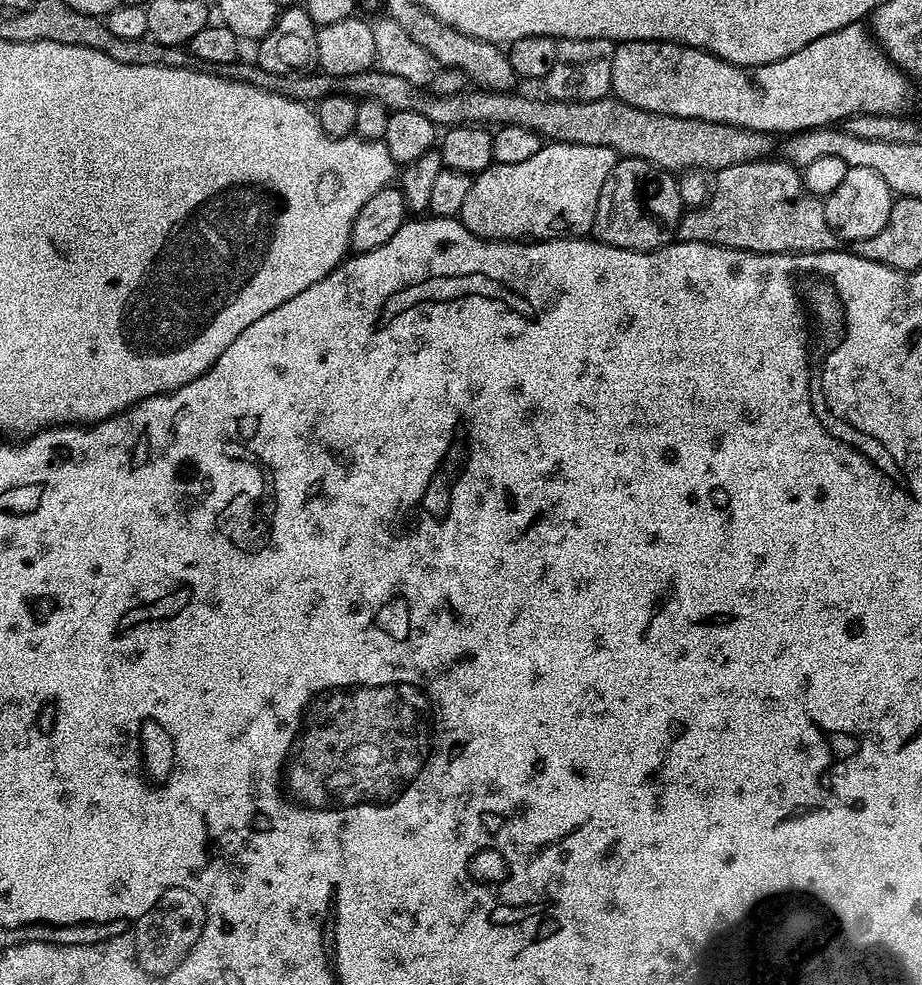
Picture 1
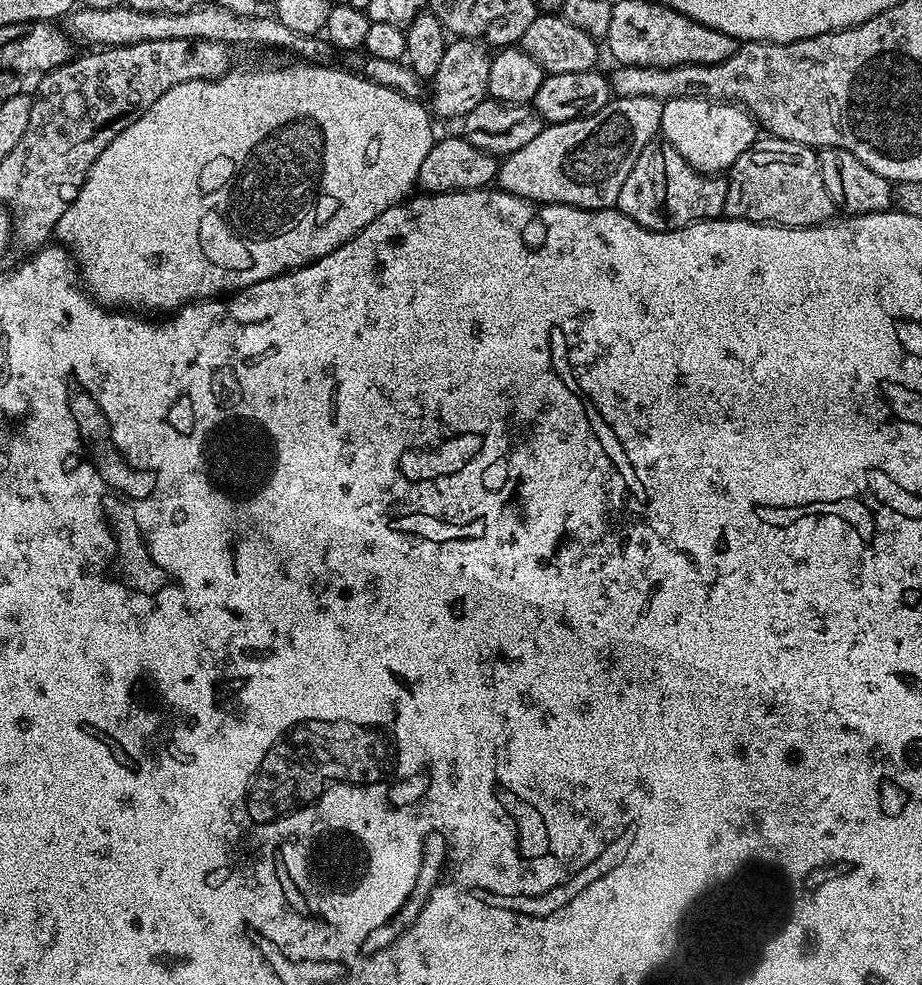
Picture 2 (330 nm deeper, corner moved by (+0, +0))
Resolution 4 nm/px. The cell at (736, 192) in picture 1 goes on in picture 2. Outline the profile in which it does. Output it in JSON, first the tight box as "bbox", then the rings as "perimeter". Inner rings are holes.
{"bbox":[724,138,837,228],"perimeter":[[[760,138],[733,162],[726,172],[726,206],[724,216],[730,220],[749,220],[755,224],[776,224],[780,228],[813,228],[815,224],[827,224],[833,219],[837,201],[832,199],[830,190],[822,178],[819,155],[805,144]]]}

